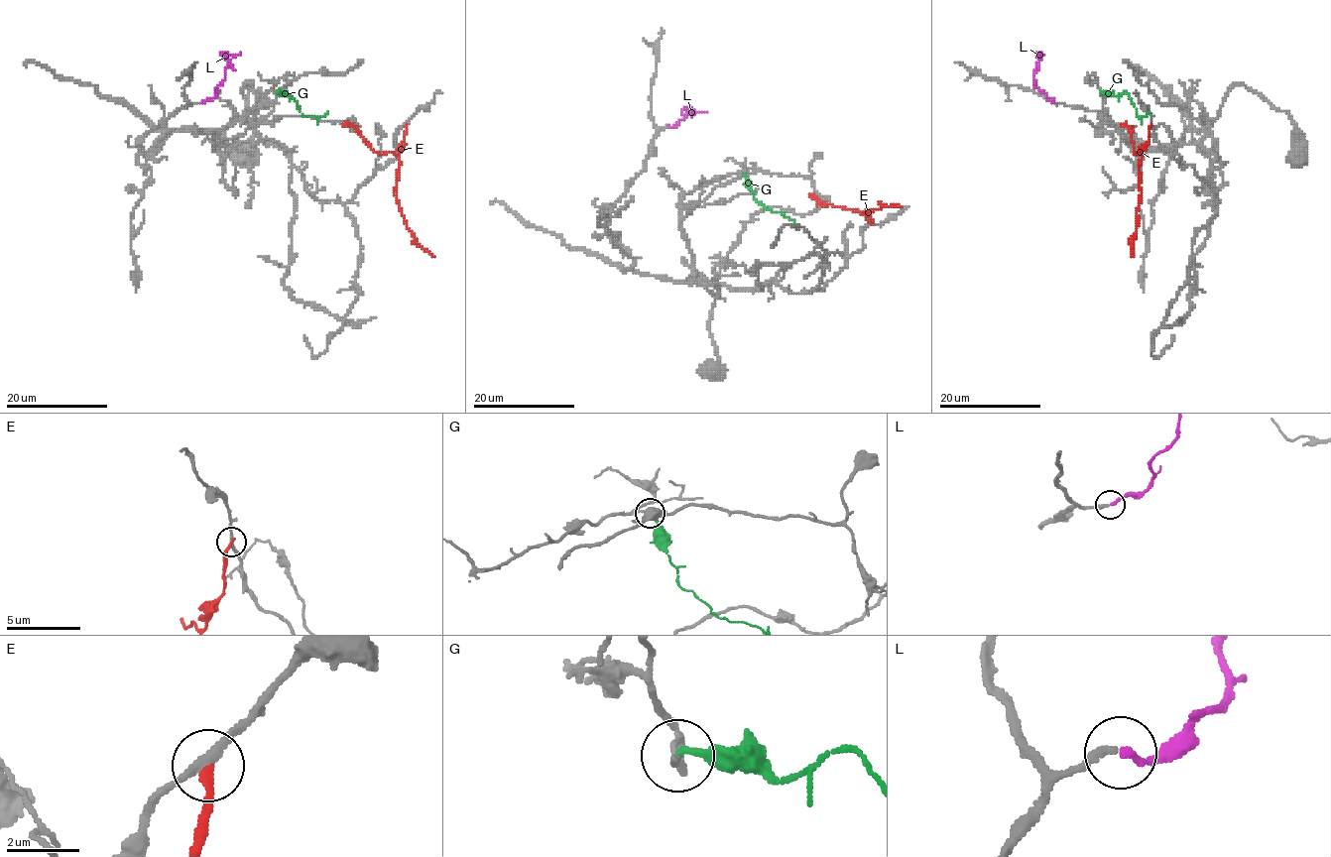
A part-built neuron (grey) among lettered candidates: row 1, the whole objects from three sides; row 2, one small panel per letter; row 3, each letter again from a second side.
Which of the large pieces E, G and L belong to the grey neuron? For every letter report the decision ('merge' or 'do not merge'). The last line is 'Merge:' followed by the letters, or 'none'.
E: do not merge
G: do not merge
L: merge
Merge: L

